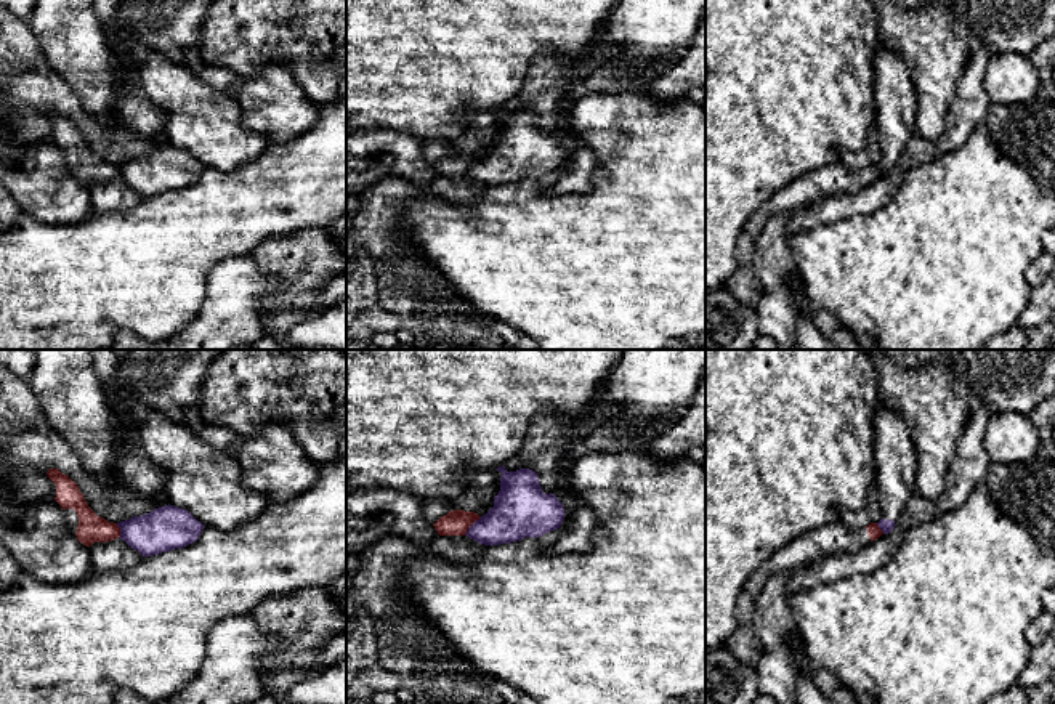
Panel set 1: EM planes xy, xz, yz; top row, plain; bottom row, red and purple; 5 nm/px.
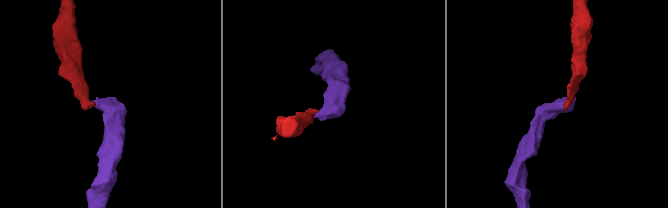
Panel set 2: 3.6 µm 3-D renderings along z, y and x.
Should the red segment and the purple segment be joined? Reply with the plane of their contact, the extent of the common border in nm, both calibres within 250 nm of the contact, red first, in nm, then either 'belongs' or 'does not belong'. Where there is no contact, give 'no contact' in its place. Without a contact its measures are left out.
meets red in xz; contact 130 nm long; 130 nm thick on the red side, 280 nm on the other; does not belong

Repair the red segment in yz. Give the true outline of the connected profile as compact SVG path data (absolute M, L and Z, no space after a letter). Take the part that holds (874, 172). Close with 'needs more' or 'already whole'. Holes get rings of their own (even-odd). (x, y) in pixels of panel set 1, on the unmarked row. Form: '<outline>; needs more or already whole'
M842 162L826 165L779 189L749 218L736 245L736 269L720 285L739 303L757 310L763 295L754 273L754 250L757 237L768 218L840 194L855 194L882 176L877 164L851 168Z; needs more

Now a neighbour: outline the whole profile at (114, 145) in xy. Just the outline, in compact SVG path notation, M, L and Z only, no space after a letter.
M0 5L0 71L14 80L14 93L48 112L58 109L77 123L88 148L109 164L120 164L159 149L151 138L131 136L120 127L106 128L91 117L66 79L55 71L38 47L27 21Z

